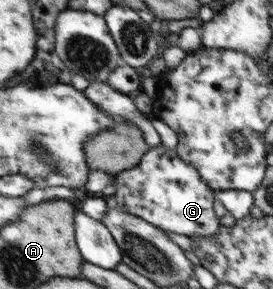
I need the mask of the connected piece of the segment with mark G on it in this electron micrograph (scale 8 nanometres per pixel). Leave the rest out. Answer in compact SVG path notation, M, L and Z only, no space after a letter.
M162 143L146 152L139 166L116 175L116 192L106 200L109 209L130 212L162 230L187 237L211 236L222 228L213 210L216 194L193 164L183 160L176 149L169 149Z

